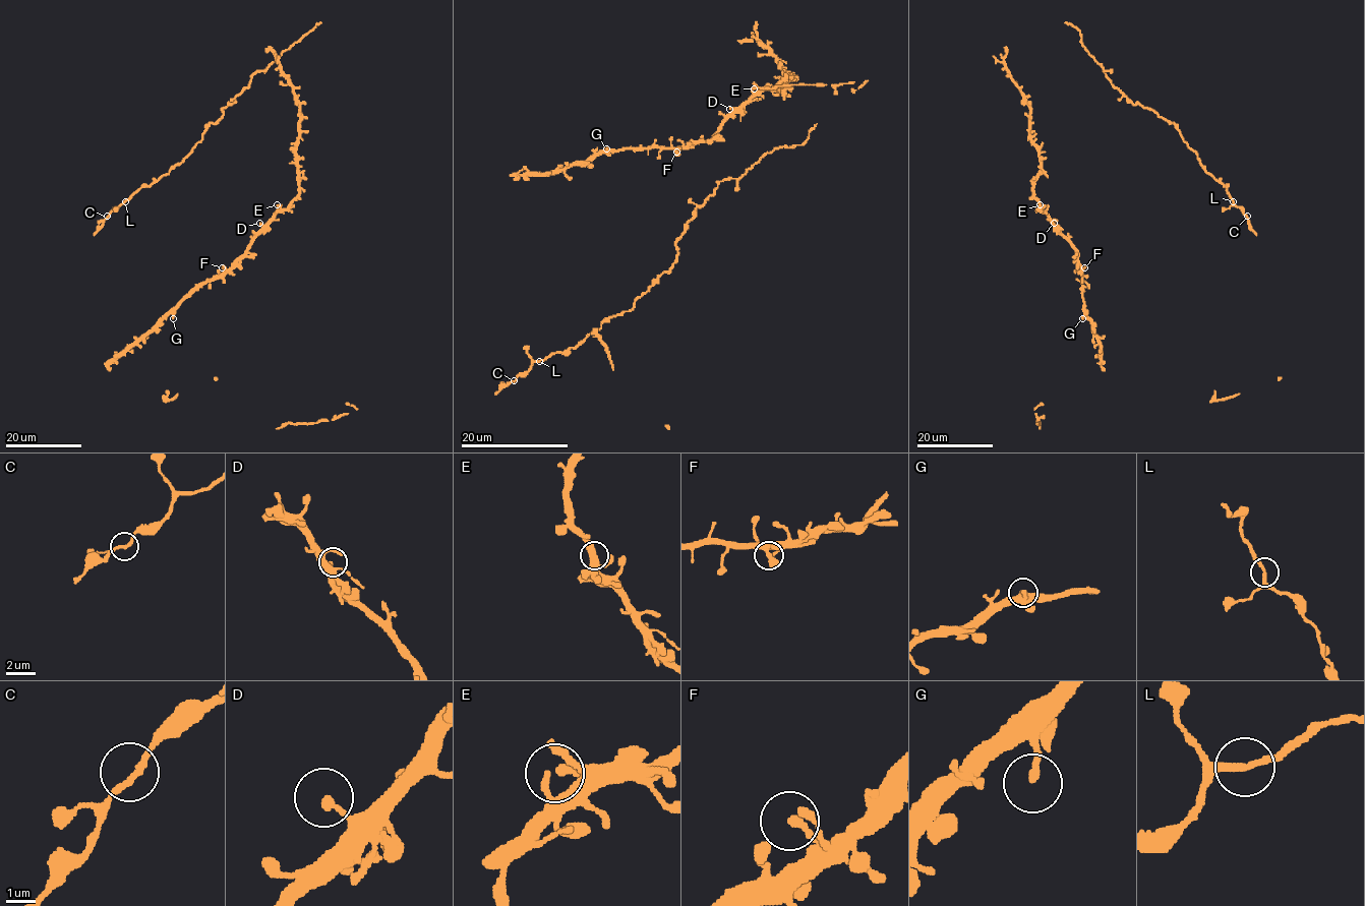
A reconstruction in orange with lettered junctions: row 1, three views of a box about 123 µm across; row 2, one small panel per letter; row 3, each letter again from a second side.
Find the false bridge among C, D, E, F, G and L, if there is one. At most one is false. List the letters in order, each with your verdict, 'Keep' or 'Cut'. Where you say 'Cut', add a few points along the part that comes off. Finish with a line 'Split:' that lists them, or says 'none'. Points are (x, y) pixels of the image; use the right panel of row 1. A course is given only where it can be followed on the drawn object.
C: Keep
D: Keep
E: Keep
F: Keep
G: Keep
L: Keep
Split: none

